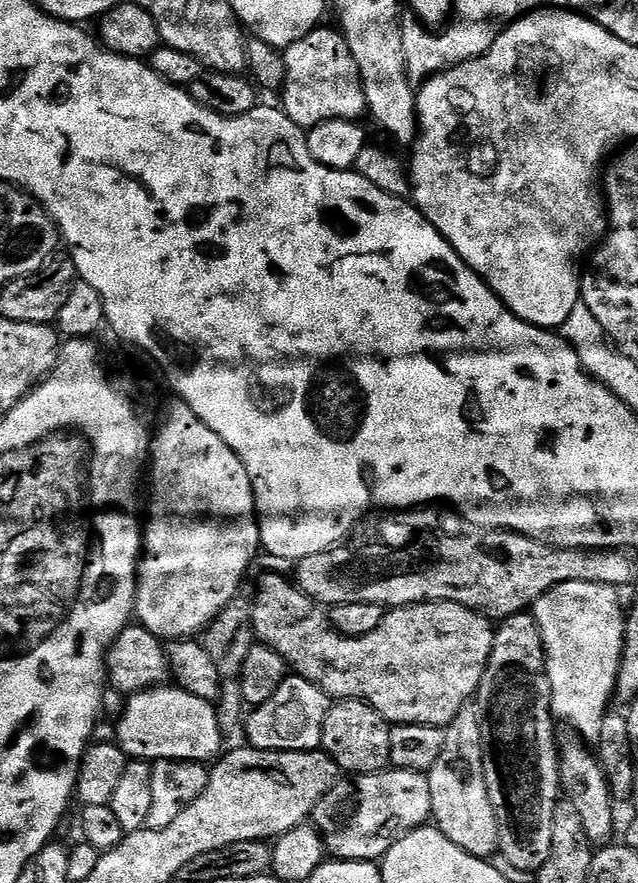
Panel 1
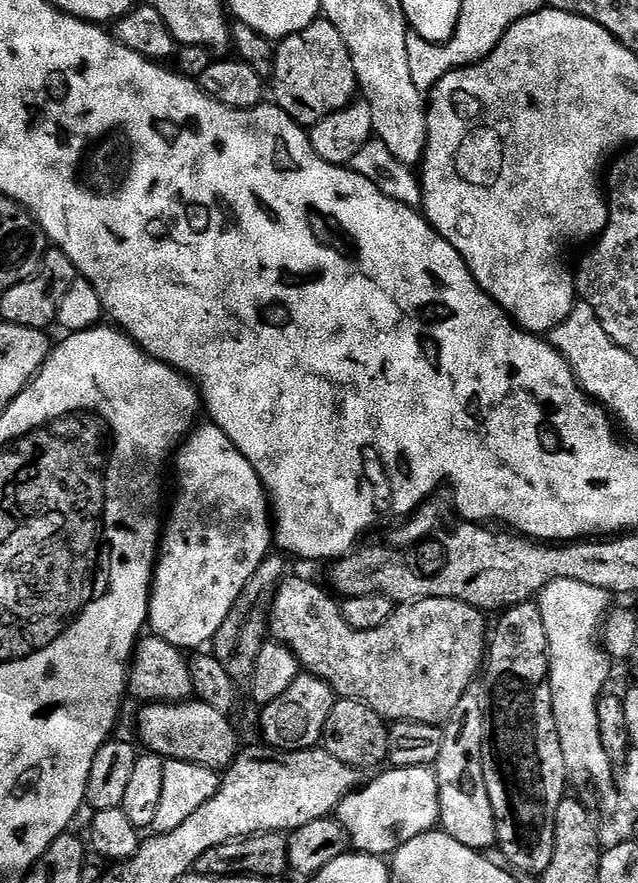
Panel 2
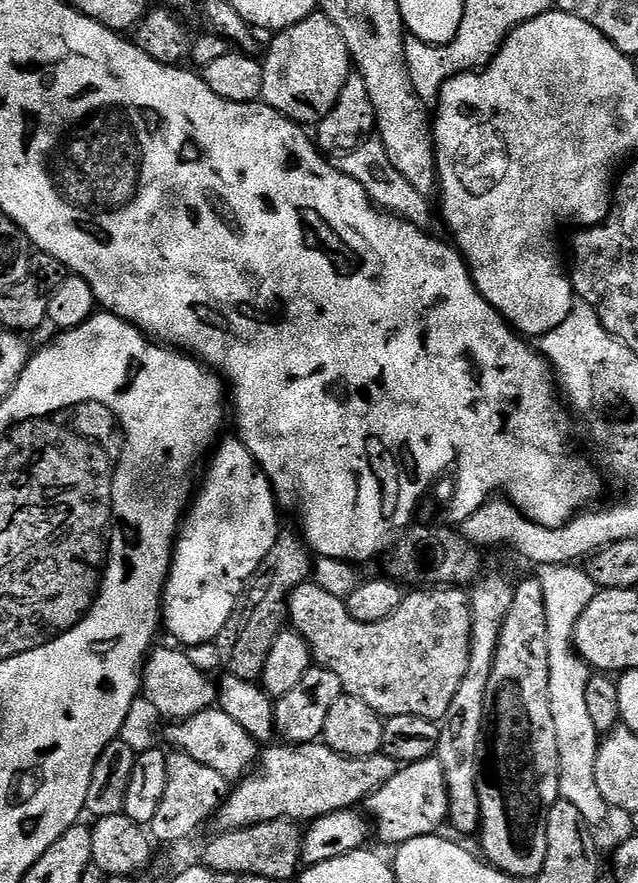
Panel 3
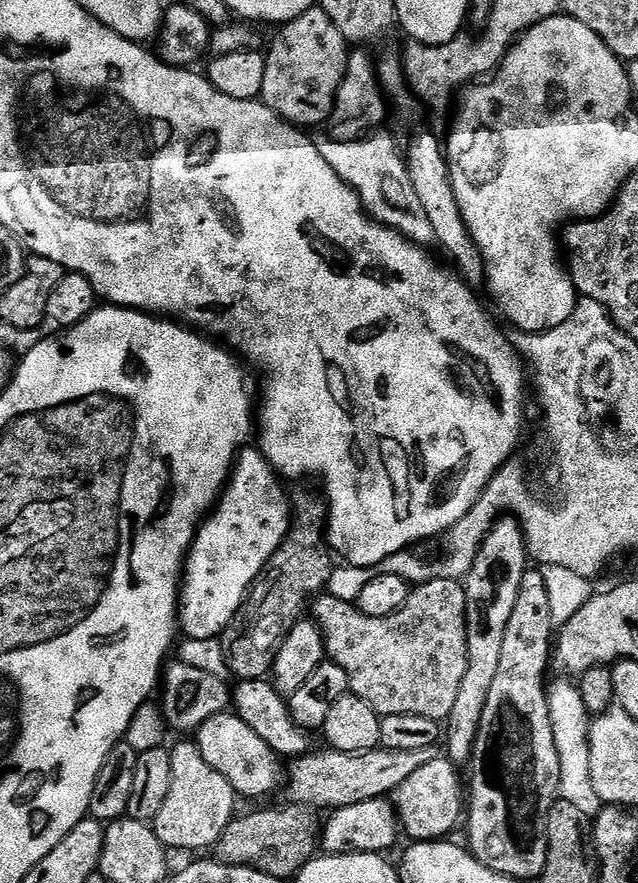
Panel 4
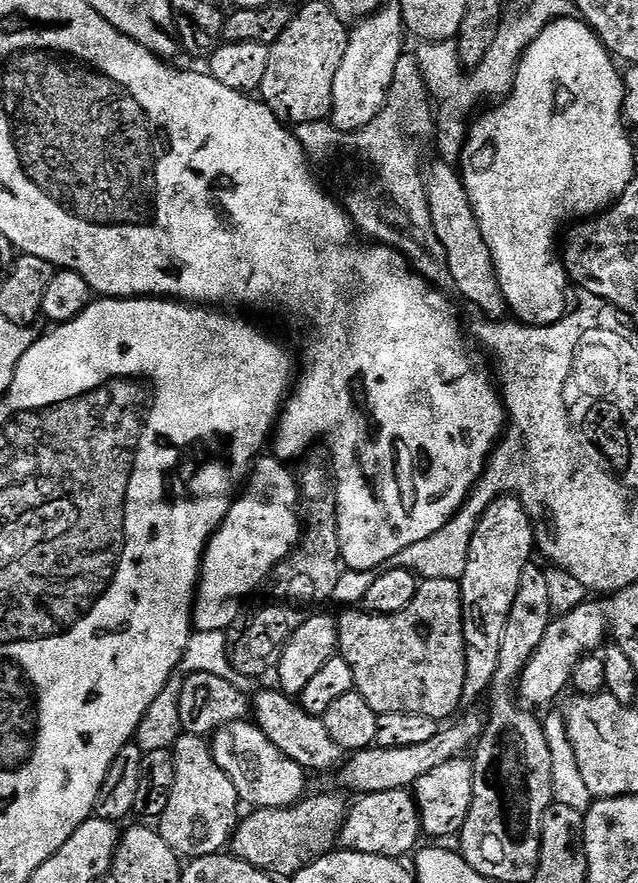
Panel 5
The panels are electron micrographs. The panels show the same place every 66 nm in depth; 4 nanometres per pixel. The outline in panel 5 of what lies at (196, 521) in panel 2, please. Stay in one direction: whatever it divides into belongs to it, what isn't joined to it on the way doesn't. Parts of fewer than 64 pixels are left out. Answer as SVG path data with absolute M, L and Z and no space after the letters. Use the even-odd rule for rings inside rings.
M274 454L264 455L257 455L246 483L239 489L223 522L204 548L198 591L192 605L192 622L197 632L218 630L227 633L245 601L300 543L302 513L297 477L285 461Z

